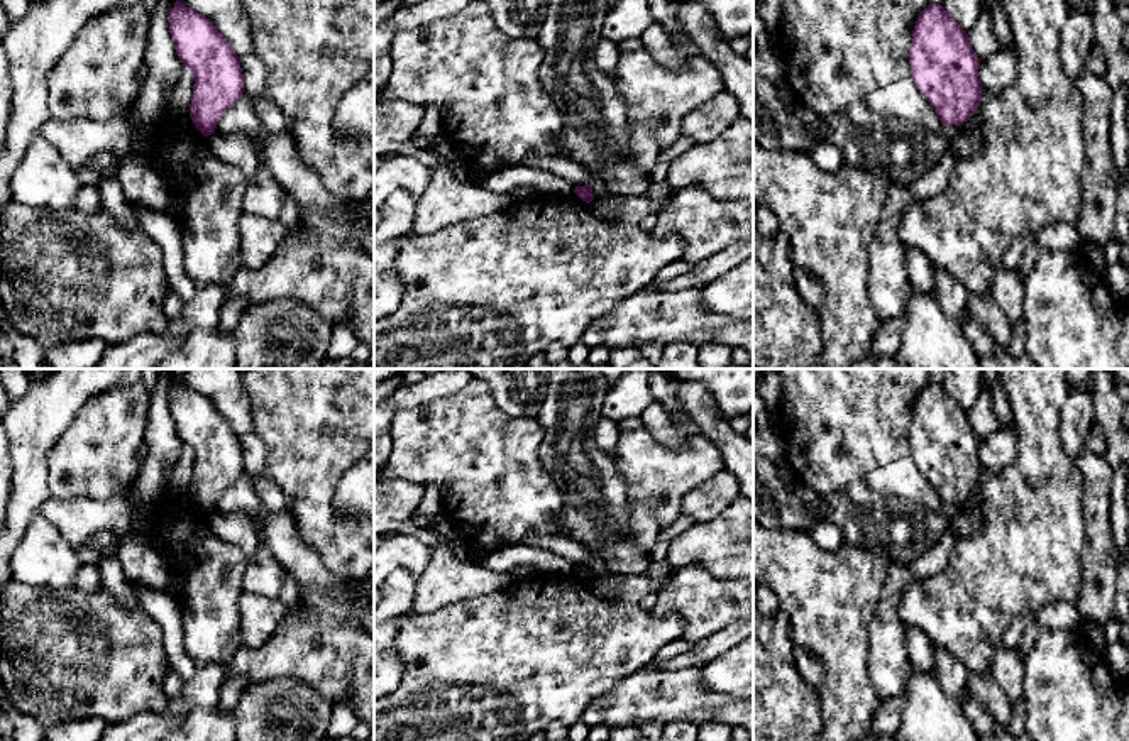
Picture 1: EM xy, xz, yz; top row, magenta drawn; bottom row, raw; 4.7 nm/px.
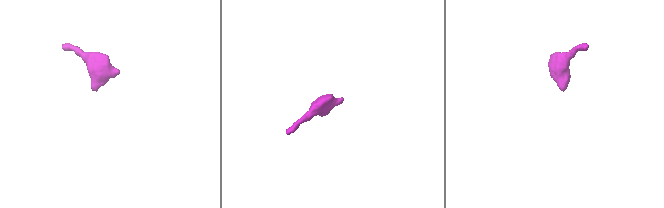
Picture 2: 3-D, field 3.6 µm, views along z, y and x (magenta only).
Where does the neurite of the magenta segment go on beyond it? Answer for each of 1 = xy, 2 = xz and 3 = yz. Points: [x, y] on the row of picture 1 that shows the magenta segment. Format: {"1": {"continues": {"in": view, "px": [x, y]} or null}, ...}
{"1": {"continues": null}, "2": {"continues": null}, "3": {"continues": null}}

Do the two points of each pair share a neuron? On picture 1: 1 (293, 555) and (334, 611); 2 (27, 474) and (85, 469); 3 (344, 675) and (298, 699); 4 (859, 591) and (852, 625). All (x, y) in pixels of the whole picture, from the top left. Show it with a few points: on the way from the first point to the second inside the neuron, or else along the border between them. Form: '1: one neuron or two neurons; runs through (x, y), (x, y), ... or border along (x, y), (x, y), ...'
1: one neuron; runs through (307, 569), (315, 579), (322, 598)
2: two neurons; border along (61, 435), (48, 455), (49, 494)
3: two neurons; border along (278, 679), (303, 680), (324, 694), (332, 706)
4: one neuron; runs through (852, 599), (852, 616)

